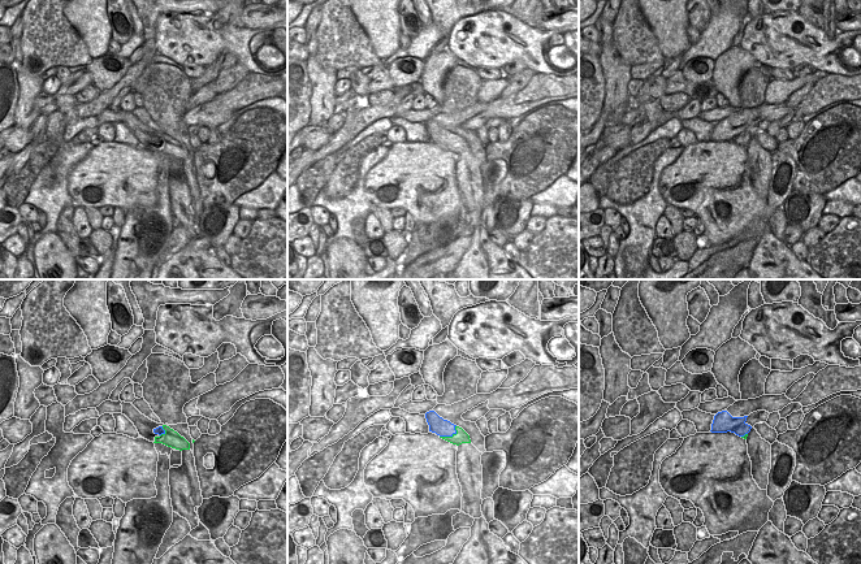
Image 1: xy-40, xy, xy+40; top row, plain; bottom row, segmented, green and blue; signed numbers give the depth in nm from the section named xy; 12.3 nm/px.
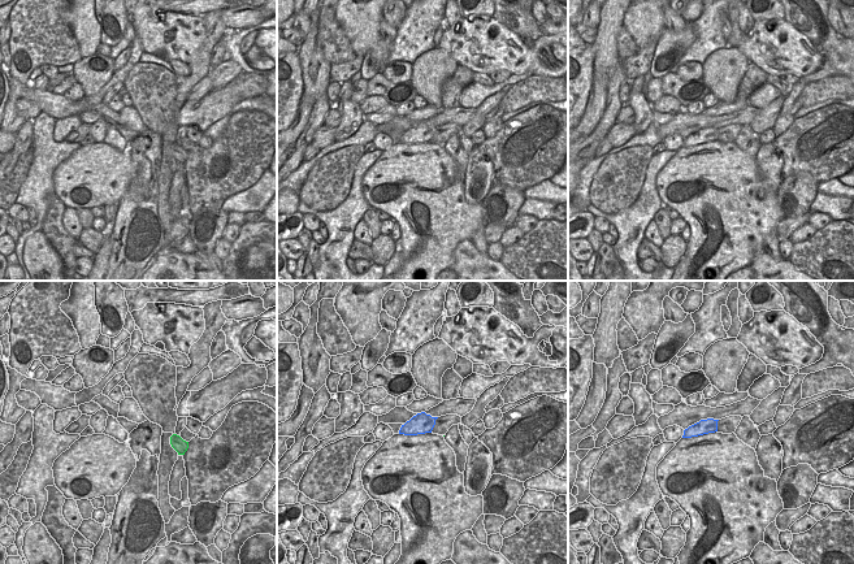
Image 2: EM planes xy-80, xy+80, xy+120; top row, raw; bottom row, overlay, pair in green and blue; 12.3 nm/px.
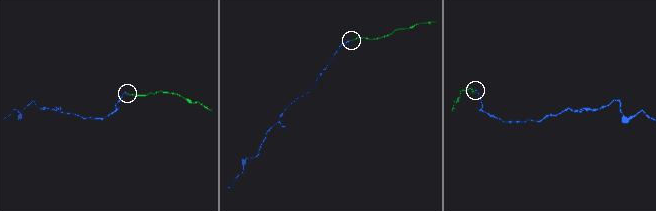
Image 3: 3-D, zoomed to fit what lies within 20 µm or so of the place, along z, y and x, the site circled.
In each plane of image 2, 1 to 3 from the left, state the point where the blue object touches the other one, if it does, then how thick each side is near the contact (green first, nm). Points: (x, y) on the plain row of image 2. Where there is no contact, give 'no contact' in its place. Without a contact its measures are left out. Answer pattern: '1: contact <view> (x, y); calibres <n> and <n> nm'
1: no contact
2: no contact
3: no contact

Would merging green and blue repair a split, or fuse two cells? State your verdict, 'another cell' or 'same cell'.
another cell

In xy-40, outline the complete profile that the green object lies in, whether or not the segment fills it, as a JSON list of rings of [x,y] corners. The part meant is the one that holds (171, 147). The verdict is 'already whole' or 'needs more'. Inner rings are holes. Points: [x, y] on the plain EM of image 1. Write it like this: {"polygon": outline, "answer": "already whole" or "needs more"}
{"polygon": [[[121,112],[125,123],[137,136],[139,144],[153,152],[163,152],[176,159],[190,159],[190,152],[164,133],[157,133],[142,123],[131,112]]], "answer": "needs more"}

